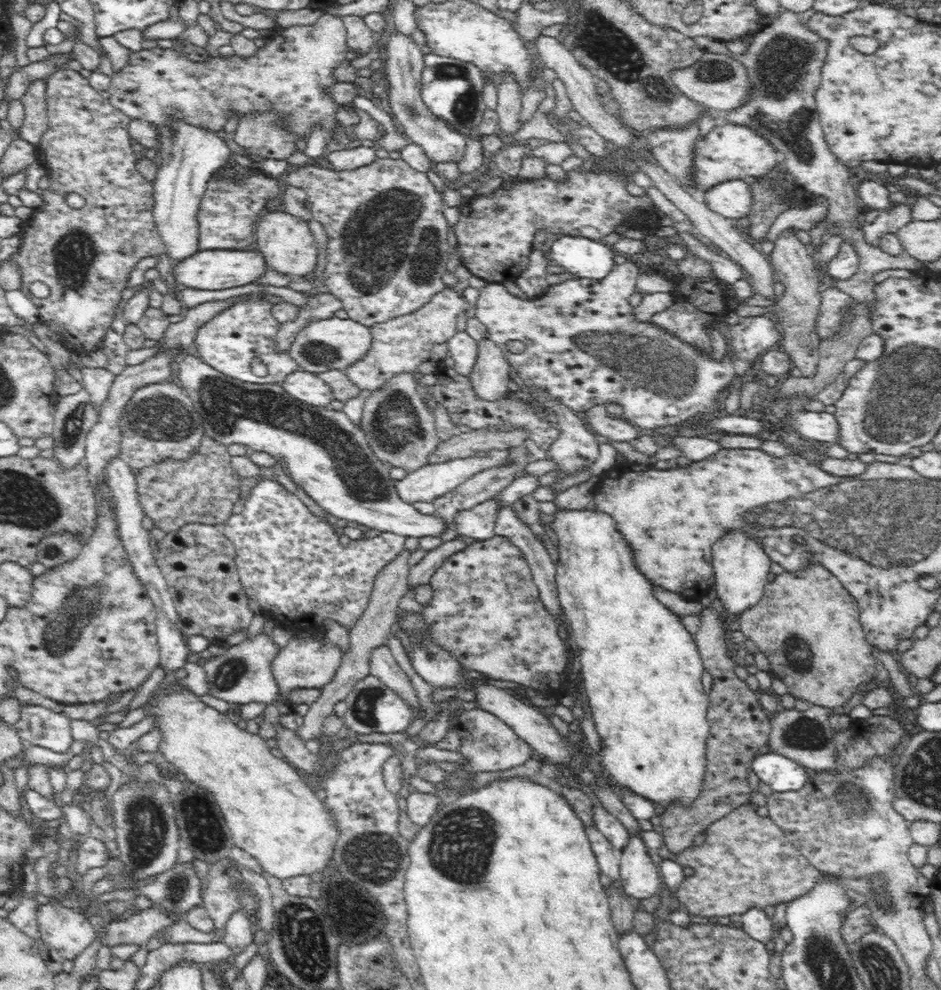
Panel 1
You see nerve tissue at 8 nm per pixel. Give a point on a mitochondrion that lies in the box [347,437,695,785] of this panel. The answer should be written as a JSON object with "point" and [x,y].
{"point":[366,708]}

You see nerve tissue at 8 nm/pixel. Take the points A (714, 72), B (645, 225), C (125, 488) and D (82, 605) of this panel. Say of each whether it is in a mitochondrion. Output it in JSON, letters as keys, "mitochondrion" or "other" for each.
{"A":"mitochondrion","B":"other","C":"other","D":"mitochondrion"}

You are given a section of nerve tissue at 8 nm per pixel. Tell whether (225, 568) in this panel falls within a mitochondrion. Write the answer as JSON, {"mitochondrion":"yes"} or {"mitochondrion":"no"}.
{"mitochondrion":"no"}

